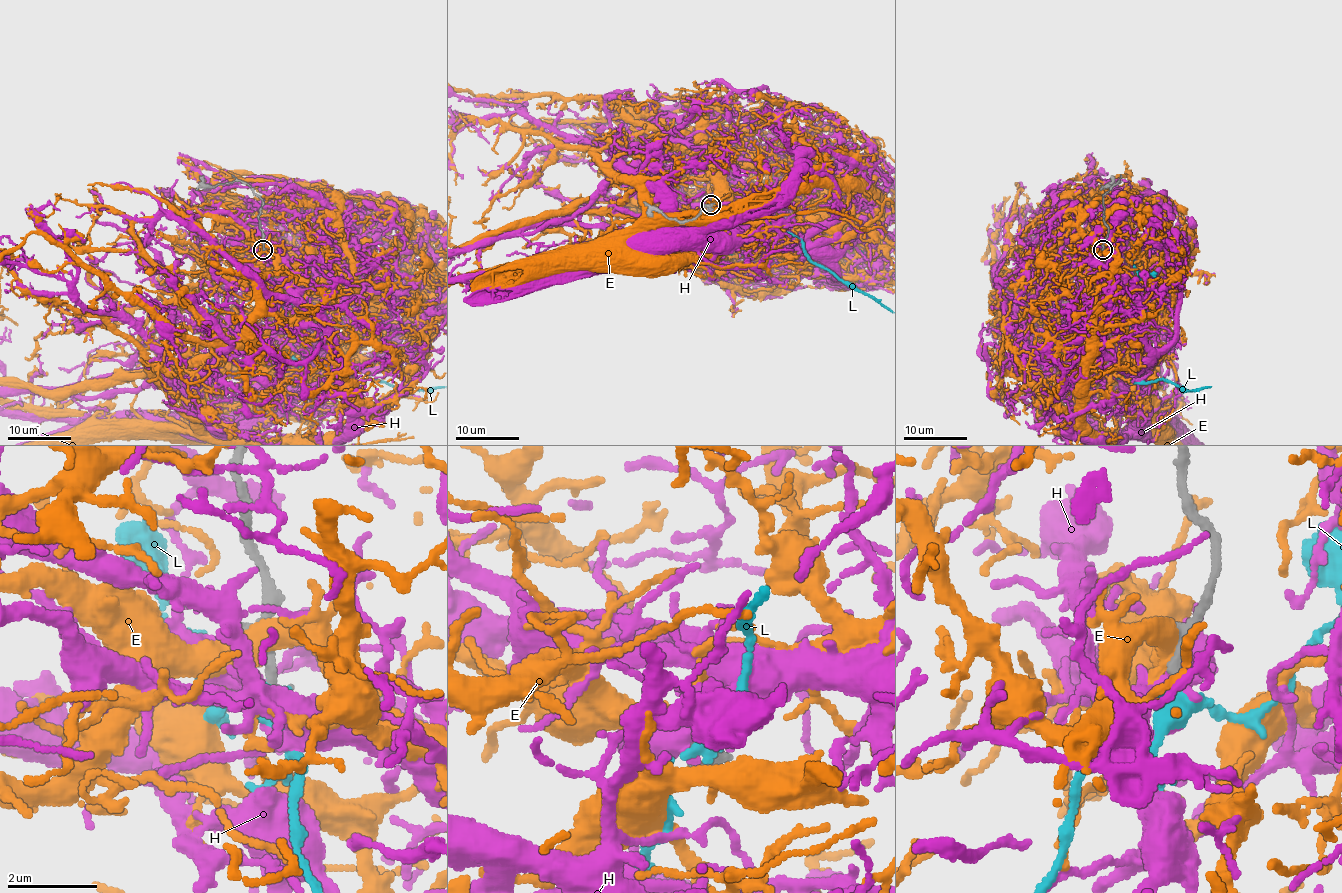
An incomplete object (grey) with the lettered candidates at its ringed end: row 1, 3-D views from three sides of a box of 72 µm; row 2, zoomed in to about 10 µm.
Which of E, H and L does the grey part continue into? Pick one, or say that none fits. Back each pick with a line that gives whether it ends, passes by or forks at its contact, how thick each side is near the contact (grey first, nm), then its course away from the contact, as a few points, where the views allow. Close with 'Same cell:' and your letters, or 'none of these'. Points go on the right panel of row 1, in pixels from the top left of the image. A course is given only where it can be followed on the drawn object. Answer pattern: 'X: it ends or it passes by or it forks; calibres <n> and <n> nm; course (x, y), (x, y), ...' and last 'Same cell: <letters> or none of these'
L: it passes by; calibres 240 and 400 nm
Same cell: L

